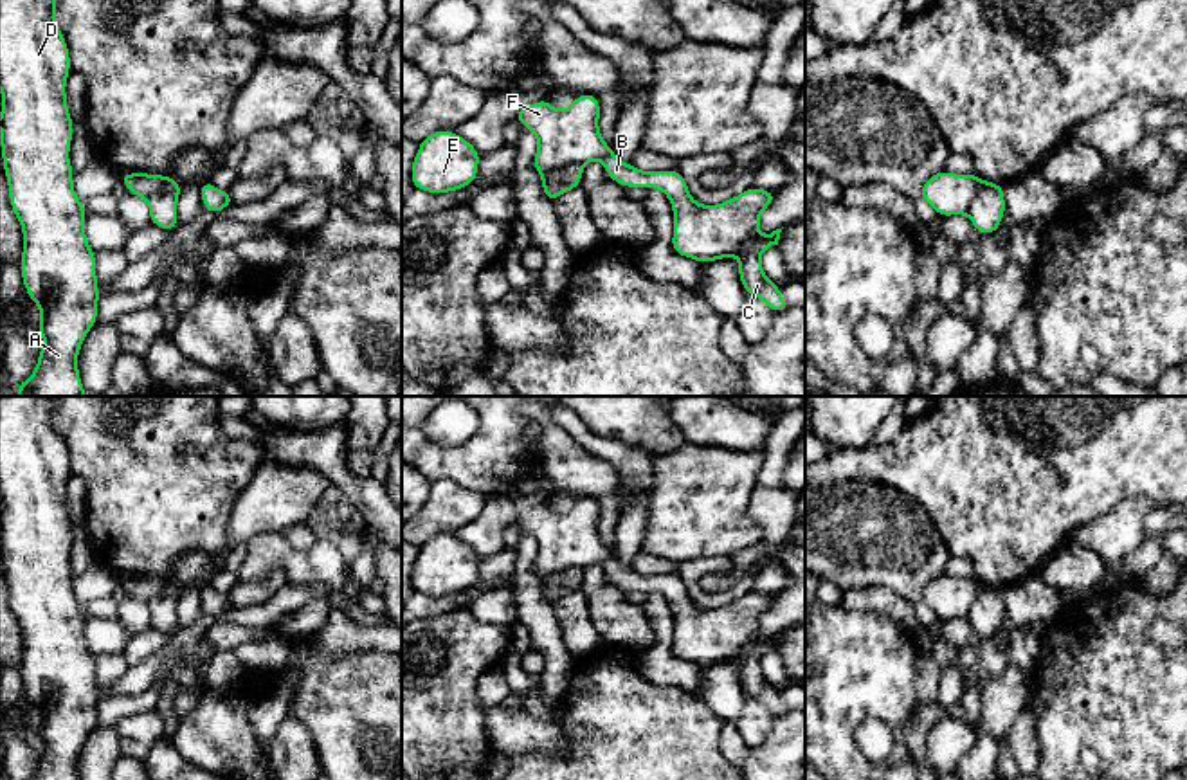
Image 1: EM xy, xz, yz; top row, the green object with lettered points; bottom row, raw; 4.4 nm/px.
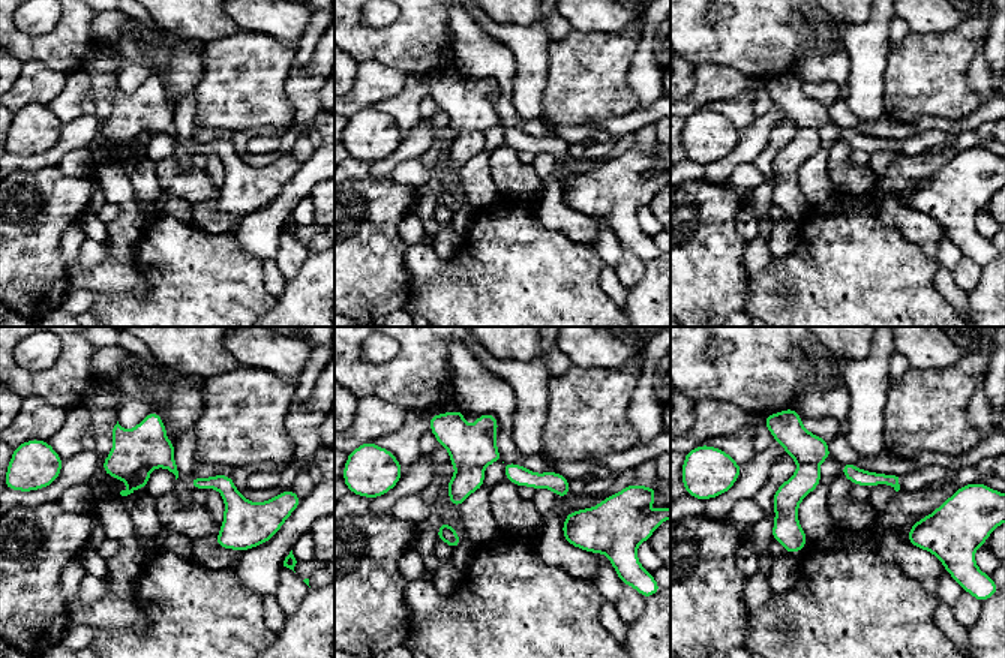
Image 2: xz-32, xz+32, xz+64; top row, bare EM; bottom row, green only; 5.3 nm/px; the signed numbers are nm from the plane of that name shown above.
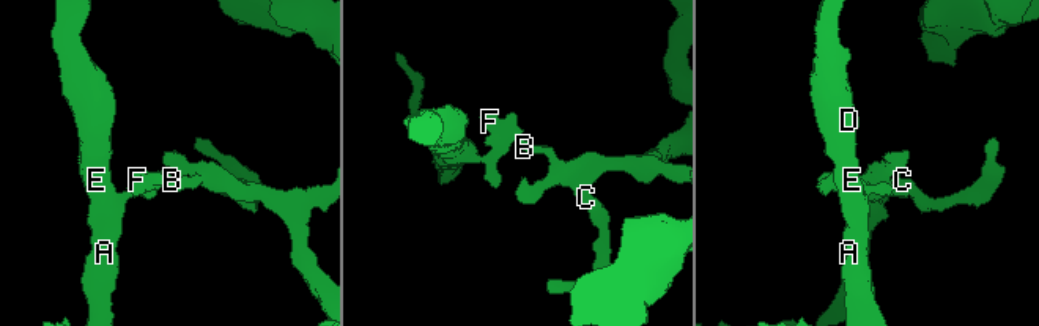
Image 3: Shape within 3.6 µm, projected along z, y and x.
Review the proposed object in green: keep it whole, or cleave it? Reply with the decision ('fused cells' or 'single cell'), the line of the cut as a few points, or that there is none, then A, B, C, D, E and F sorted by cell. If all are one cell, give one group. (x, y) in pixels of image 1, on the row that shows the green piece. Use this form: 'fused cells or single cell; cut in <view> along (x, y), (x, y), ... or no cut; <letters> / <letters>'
fused cells; cut in xz along (582, 163), (566, 163), (543, 175); A D E / B C F

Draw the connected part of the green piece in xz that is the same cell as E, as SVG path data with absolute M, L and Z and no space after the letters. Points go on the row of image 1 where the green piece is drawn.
M452 130L434 132L420 141L411 182L436 195L463 189L476 180L479 159L477 150Z

